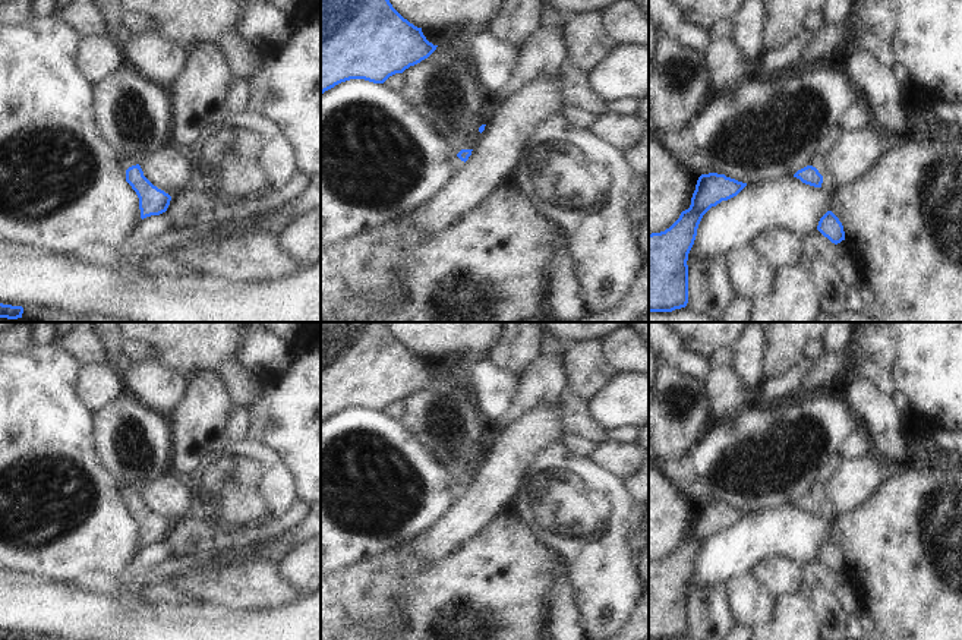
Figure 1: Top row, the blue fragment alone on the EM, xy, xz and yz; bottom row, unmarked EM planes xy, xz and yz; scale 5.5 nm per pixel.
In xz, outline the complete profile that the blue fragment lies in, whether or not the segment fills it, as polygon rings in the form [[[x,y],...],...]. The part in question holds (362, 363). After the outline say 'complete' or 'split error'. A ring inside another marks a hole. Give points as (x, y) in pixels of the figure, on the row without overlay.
[[[321,322],[321,422],[350,407],[384,412],[436,375],[392,335],[387,322]]]; complete

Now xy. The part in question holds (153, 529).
[[[119,485],[126,510],[132,514],[139,526],[141,546],[160,543],[167,539],[171,524],[154,514],[145,504],[141,494],[130,486]]]; split error

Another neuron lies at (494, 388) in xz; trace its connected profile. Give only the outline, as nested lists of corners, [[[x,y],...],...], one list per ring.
[[[488,356],[473,360],[469,375],[477,410],[489,423],[502,419],[518,391],[518,376],[498,368]]]

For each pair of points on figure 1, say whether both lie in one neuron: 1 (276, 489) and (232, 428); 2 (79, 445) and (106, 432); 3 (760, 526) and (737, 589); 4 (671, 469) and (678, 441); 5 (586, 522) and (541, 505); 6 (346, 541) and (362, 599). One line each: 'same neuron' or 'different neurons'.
1: different neurons
2: different neurons
3: different neurons
4: different neurons
5: same neuron
6: different neurons

